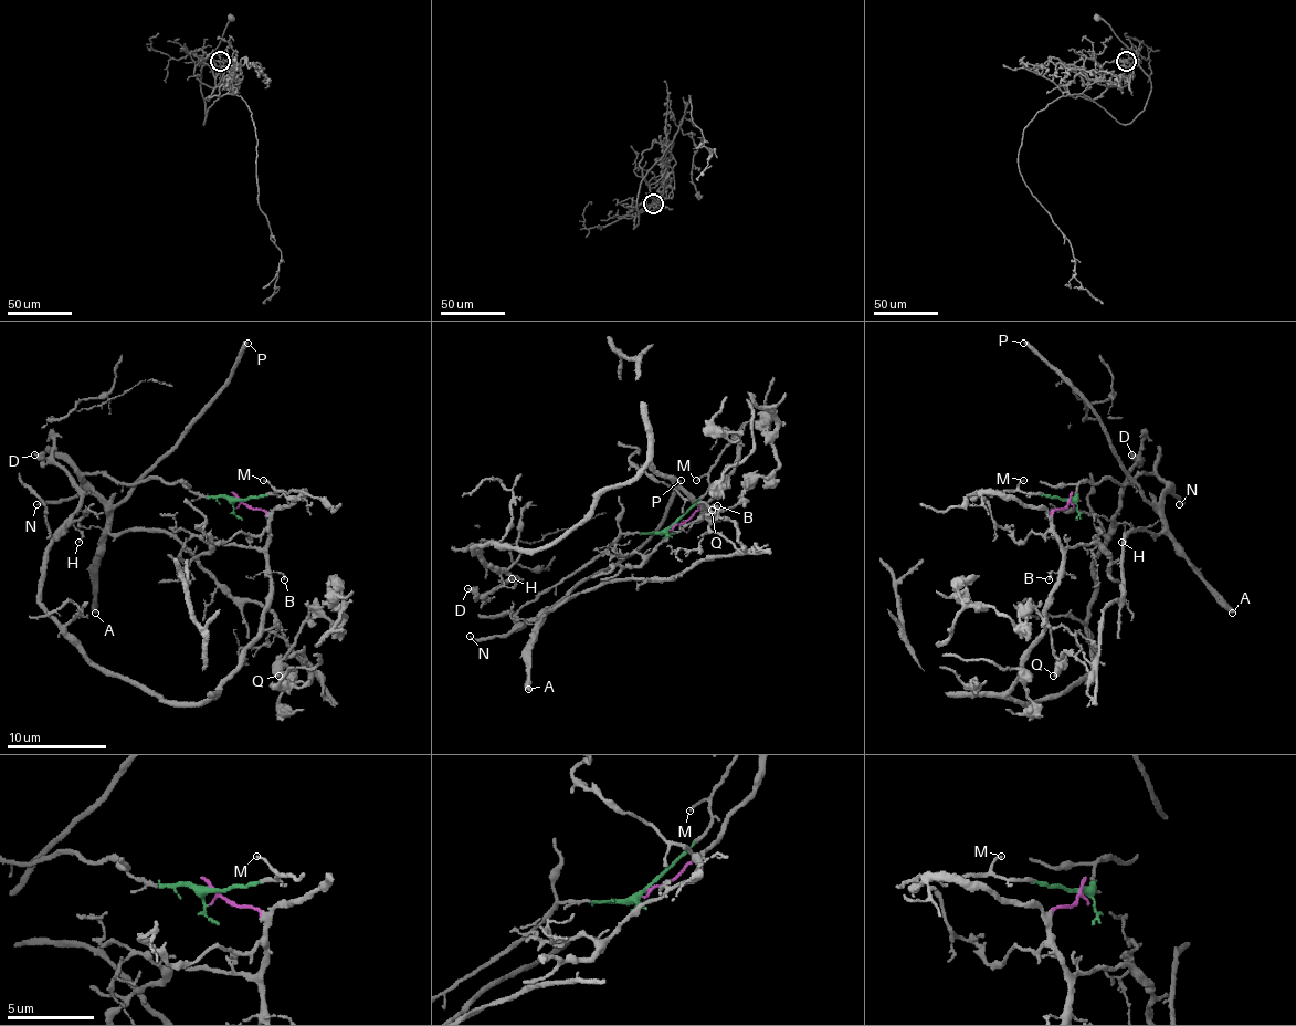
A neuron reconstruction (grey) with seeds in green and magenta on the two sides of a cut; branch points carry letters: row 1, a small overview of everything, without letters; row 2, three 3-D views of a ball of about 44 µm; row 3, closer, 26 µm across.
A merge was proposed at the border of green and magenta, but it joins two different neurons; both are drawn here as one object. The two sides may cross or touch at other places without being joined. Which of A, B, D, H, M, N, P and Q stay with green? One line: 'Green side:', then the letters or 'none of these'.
Green side: A, M, N, P

